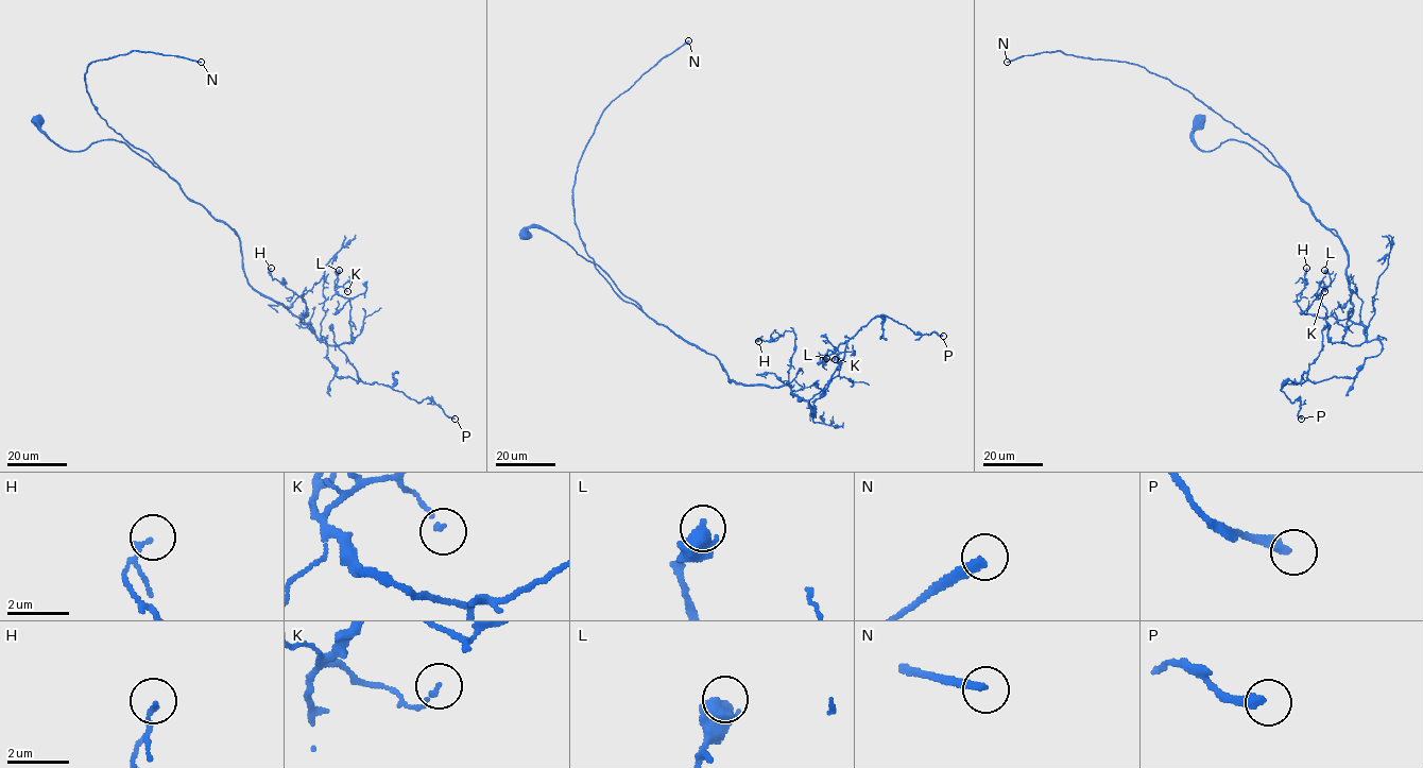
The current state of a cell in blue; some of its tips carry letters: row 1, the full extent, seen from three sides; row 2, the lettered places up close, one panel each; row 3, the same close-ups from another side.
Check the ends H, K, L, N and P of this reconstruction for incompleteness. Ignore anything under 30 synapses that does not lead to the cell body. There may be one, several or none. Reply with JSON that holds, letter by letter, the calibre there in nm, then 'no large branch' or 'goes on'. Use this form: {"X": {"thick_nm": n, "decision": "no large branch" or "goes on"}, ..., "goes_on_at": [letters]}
{"H": {"thick_nm": 100, "decision": "no large branch"}, "K": {"thick_nm": 120, "decision": "no large branch"}, "L": {"thick_nm": 600, "decision": "no large branch"}, "N": {"thick_nm": 280, "decision": "goes on"}, "P": {"thick_nm": 320, "decision": "no large branch"}, "goes_on_at": ["N"]}

